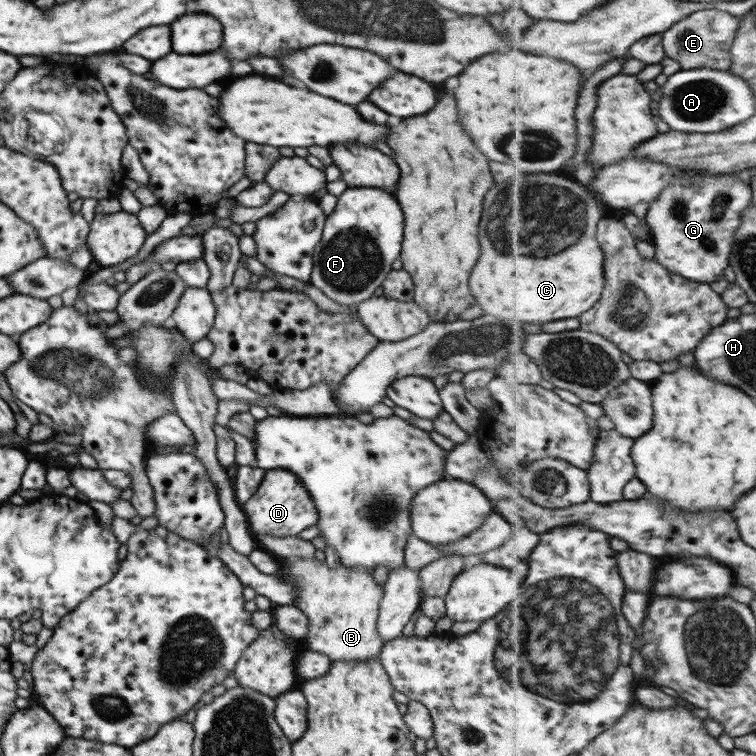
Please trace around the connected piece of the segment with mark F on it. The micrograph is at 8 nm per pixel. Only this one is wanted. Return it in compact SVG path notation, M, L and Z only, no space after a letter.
M348 187L338 197L332 214L327 216L323 238L315 246L312 260L313 271L309 284L318 288L324 295L338 304L359 305L373 298L386 275L392 270L396 258L400 258L400 242L404 230L404 214L398 206L395 194L386 193L371 187Z

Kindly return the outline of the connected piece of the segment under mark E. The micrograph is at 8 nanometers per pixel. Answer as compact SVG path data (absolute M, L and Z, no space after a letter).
M700 10L684 18L664 33L664 46L667 56L678 60L684 70L714 68L730 71L734 65L732 47L736 41L743 19L724 10Z

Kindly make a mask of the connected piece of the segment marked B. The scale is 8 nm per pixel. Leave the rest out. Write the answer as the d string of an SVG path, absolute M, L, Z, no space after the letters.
M286 557L279 558L280 571L286 583L294 585L296 600L294 605L308 617L308 635L303 642L308 645L308 650L326 654L330 661L372 661L381 654L383 641L378 635L376 625L380 608L380 599L384 595L384 584L374 580L374 570L352 570L340 564L337 568L329 568L326 562L314 558Z

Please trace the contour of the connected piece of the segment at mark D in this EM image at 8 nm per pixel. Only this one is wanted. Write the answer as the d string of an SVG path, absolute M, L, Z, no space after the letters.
M284 468L265 471L264 478L256 493L241 505L247 516L252 533L270 534L270 536L297 536L300 531L310 528L318 521L318 510L294 472Z

